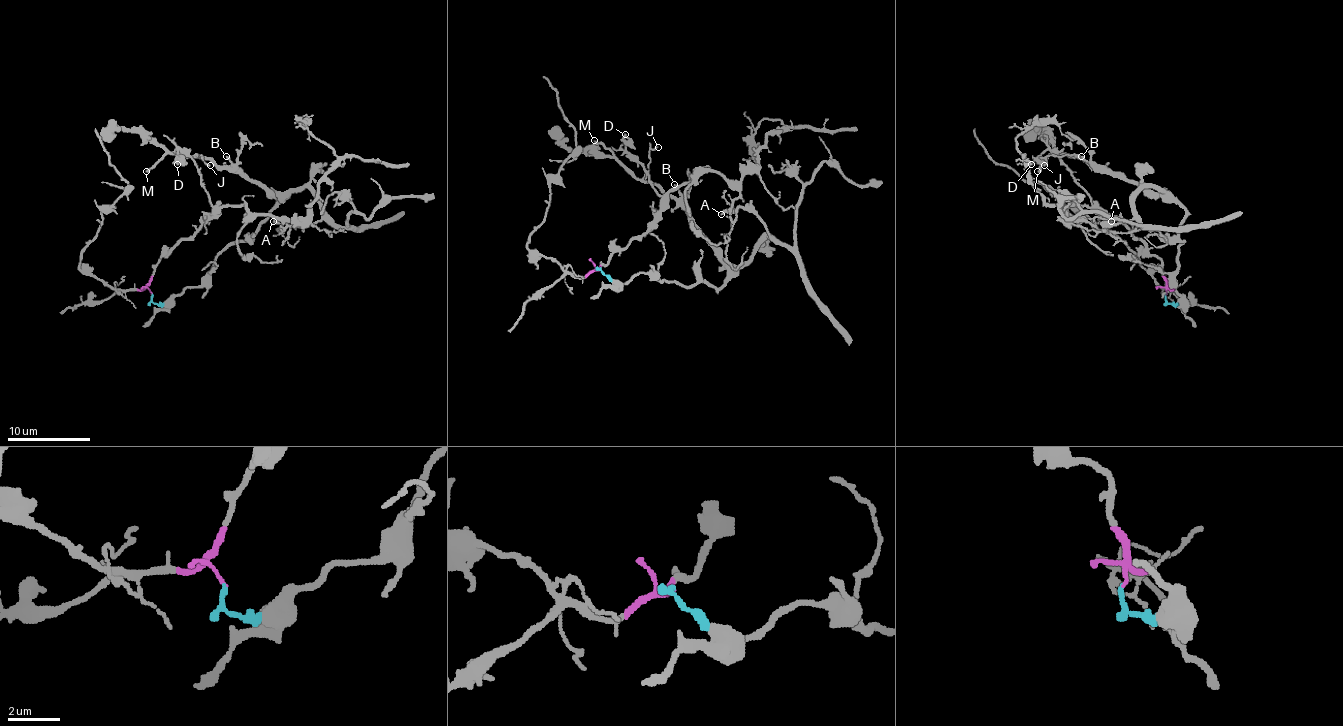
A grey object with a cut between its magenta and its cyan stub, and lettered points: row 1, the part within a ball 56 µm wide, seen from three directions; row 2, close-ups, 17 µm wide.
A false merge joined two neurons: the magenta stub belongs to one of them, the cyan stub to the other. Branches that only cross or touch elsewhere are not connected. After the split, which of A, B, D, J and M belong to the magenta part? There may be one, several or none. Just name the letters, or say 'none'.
D

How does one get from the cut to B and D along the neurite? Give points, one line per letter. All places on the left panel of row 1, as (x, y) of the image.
B: (152, 295), (154, 303), (165, 303), (198, 287), (212, 262), (245, 241), (278, 204), (227, 157)
D: (152, 295), (148, 281), (156, 264), (212, 215), (210, 196), (204, 188), (200, 167), (179, 150), (177, 165)

